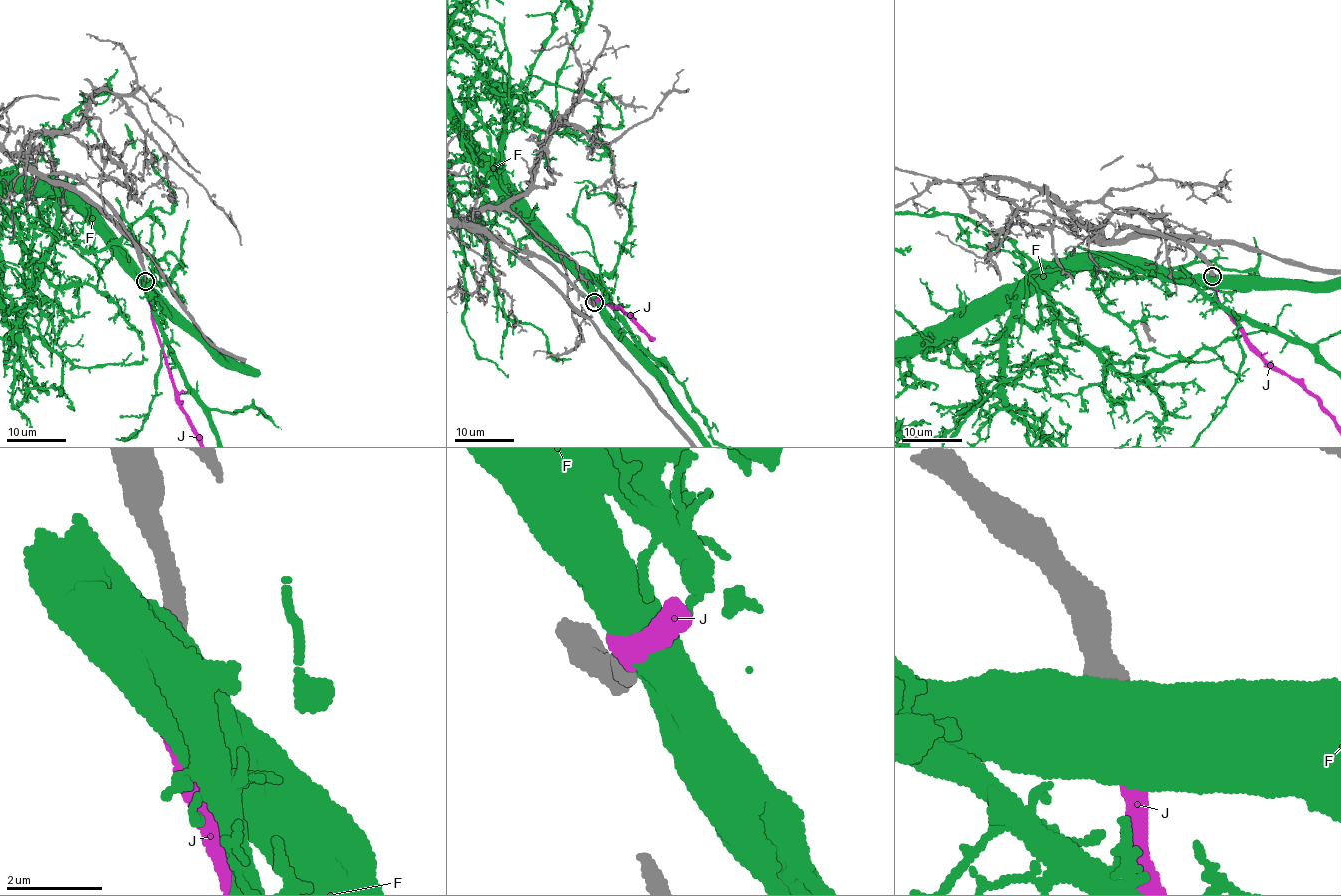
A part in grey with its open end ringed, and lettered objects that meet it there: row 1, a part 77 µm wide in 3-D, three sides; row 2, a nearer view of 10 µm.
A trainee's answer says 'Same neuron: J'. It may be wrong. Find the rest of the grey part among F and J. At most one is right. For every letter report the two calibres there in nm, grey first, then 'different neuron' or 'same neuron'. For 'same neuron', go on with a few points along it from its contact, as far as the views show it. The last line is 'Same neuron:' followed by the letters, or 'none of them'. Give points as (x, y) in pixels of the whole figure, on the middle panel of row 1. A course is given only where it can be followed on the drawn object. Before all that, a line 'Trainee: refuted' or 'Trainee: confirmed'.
Trainee: confirmed
F: calibres 460 and 750 nm; different neuron
J: calibres 440 and 360 nm; same neuron
Same neuron: J

